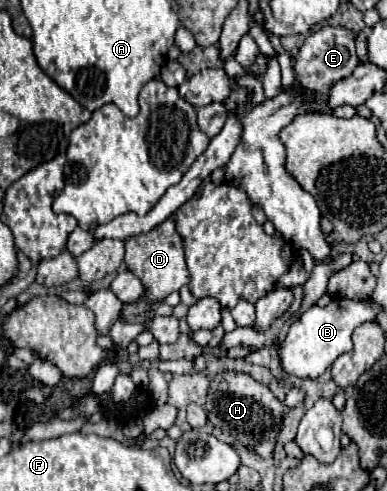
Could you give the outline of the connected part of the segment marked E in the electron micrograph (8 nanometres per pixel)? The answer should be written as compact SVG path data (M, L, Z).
M322 27L320 31L306 37L294 59L294 77L304 93L314 97L316 101L328 101L330 89L336 81L346 79L358 65L354 33L346 27Z

